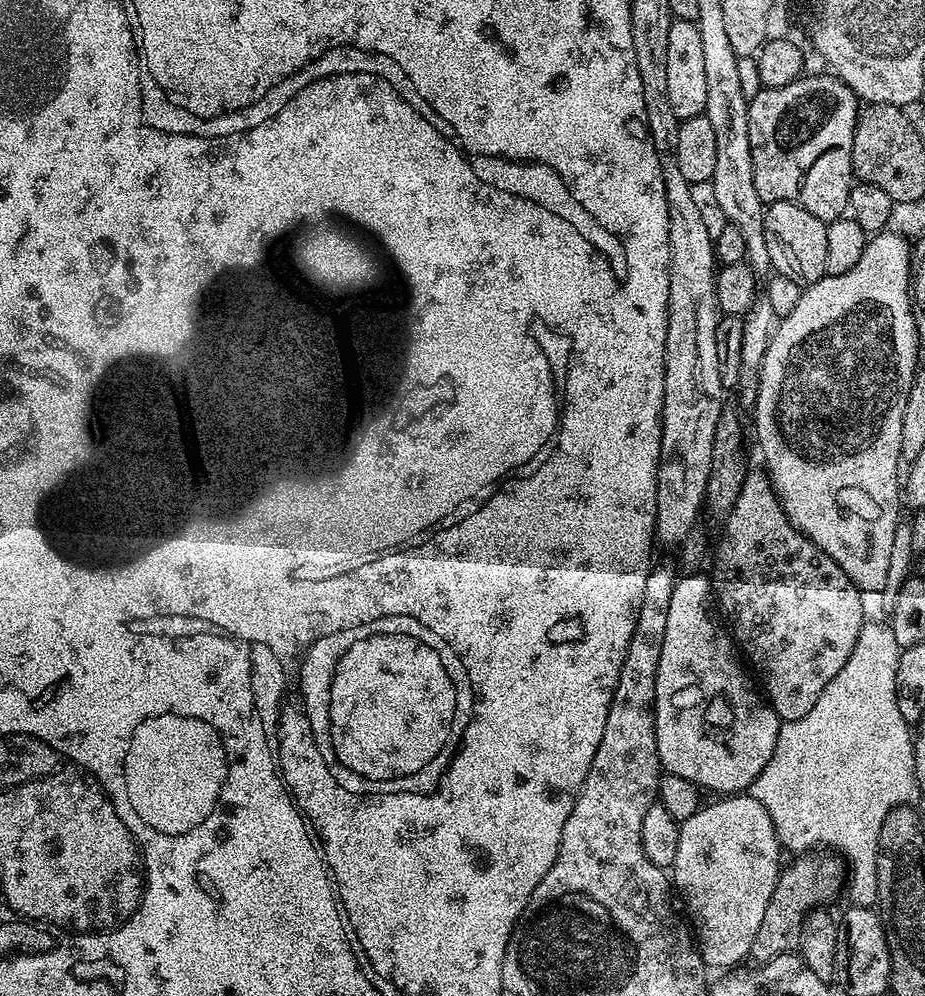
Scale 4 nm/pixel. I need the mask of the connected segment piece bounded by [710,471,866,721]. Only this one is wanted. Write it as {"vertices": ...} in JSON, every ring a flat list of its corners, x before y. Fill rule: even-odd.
{"vertices":[[749,471,745,475,740,493,723,524,720,545,714,548,711,557,710,576,715,603,726,620,728,615,727,623,739,651,743,655,745,652,760,671,764,679,763,695,776,715,781,721,806,718,806,714,814,710,814,702,818,702,822,690,830,686,834,674,846,666,846,658,850,658,858,642,860,629,866,623,865,597,830,554,823,552,789,522,776,491,772,489,772,481,763,471]]}

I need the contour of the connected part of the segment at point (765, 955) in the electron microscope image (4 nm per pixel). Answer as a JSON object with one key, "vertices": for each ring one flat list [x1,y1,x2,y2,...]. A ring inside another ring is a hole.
{"vertices":[[812,850,807,854,797,855,793,859,796,861,781,871,774,886,774,894,770,894,770,906,766,906,766,914,762,917,762,926,758,926,758,934,754,938,754,946,750,953,753,961,763,962,773,960,775,956,795,953,800,947,804,917,813,910,828,906,839,892,841,895,845,891,845,861,839,855,820,852]]}

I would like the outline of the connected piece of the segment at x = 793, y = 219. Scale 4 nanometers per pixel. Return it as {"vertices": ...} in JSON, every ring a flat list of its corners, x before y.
{"vertices":[[774,202,764,209,766,249,772,263,771,271,791,278,802,286,818,282,826,275,826,230,828,224,810,210,794,202]]}

